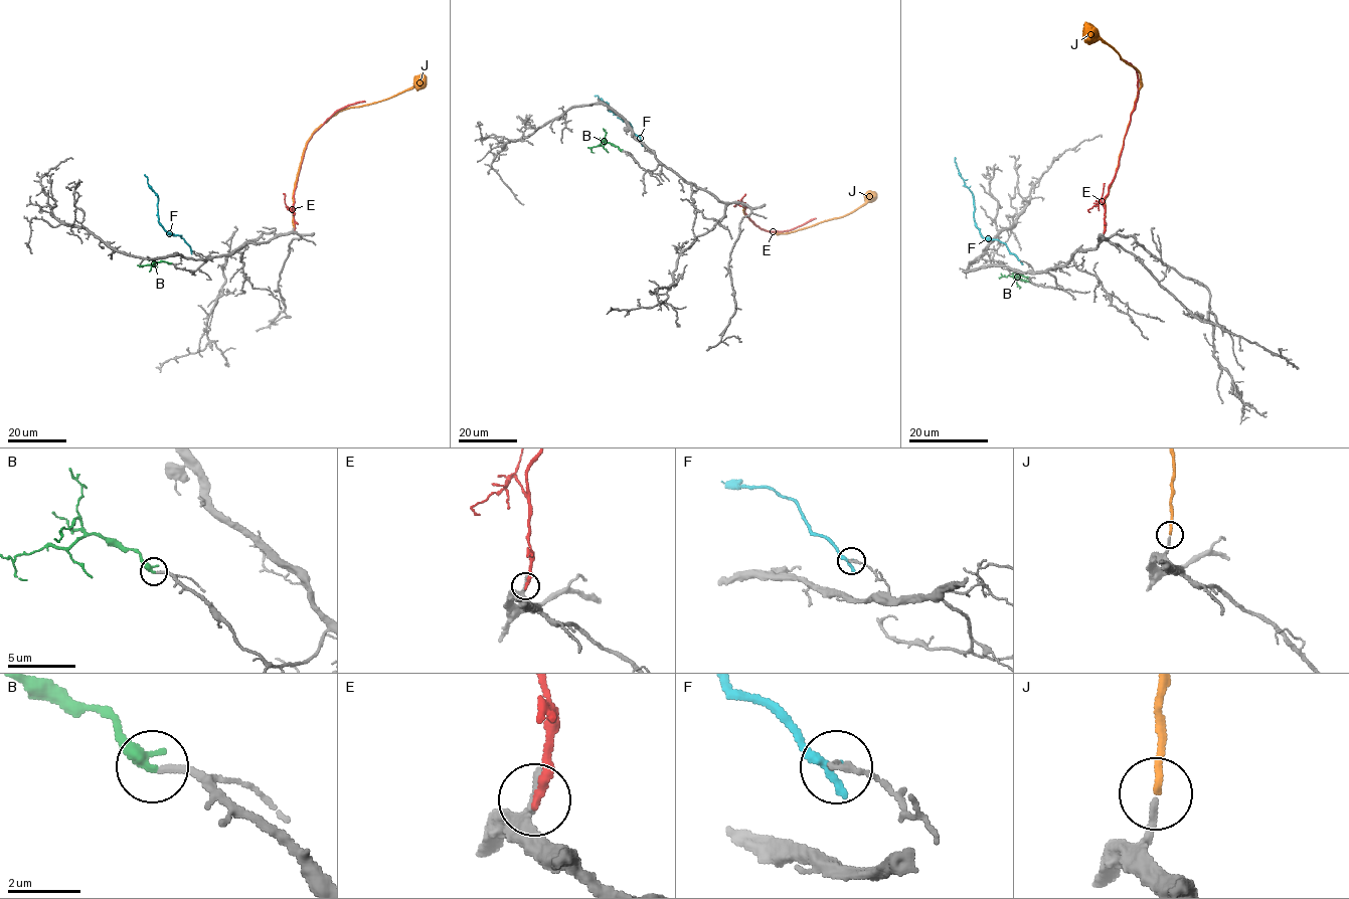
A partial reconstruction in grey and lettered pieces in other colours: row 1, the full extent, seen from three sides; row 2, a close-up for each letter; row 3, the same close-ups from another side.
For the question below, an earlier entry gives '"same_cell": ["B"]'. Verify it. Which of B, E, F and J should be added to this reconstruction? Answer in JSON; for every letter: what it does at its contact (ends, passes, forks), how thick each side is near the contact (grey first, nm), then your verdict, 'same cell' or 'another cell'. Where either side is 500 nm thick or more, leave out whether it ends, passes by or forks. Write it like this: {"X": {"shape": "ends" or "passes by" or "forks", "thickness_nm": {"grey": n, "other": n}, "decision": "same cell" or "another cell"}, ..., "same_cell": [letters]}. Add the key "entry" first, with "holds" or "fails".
{"entry": "fails", "B": {"shape": "ends", "thickness_nm": {"grey": 200, "other": 360}, "decision": "same cell"}, "E": {"shape": "ends", "thickness_nm": {"grey": 420, "other": 240}, "decision": "another cell"}, "F": {"shape": "ends", "thickness_nm": {"grey": 160, "other": 320}, "decision": "another cell"}, "J": {"shape": "ends", "thickness_nm": {"grey": 190, "other": 170}, "decision": "same cell"}, "same_cell": ["B", "J"]}

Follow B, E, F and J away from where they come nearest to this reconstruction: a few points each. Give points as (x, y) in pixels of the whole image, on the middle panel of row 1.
B: (621, 151), (607, 142), (593, 147), (594, 153)
E: (744, 205), (745, 214), (769, 231), (789, 230), (816, 218)
F: (643, 145), (631, 125), (608, 110), (608, 104), (596, 96)
J: (743, 206), (743, 212), (756, 226), (776, 233), (790, 233), (841, 217), (863, 205), (875, 192)

